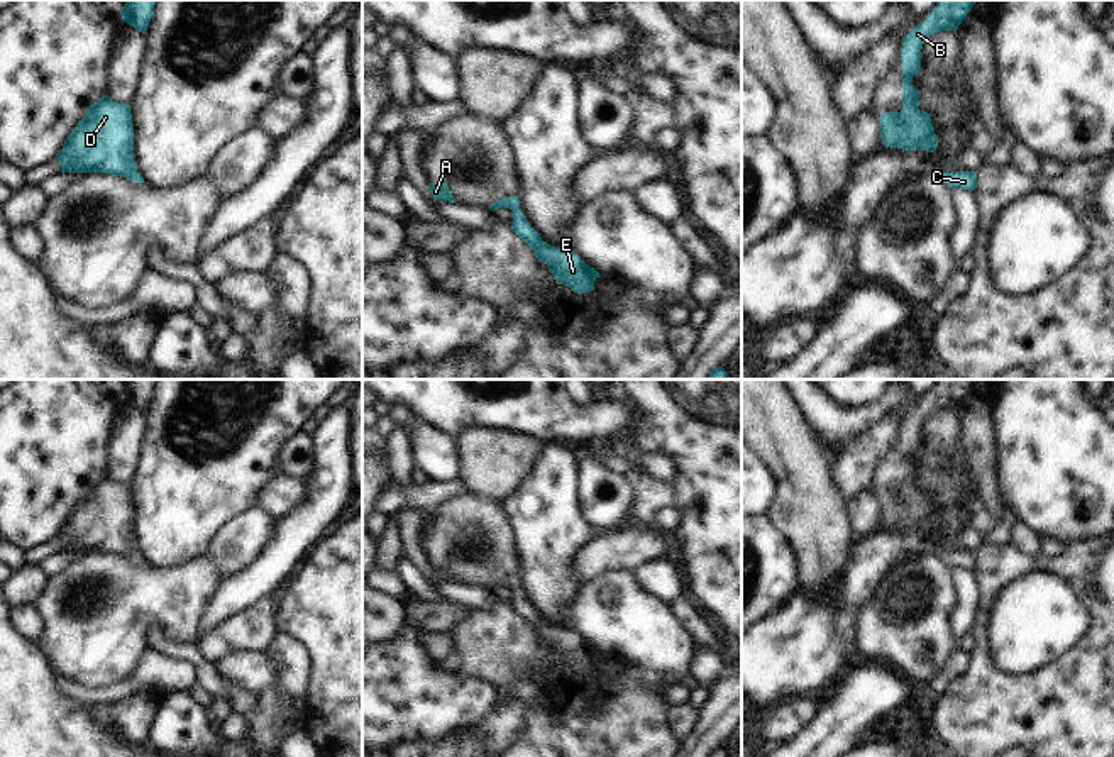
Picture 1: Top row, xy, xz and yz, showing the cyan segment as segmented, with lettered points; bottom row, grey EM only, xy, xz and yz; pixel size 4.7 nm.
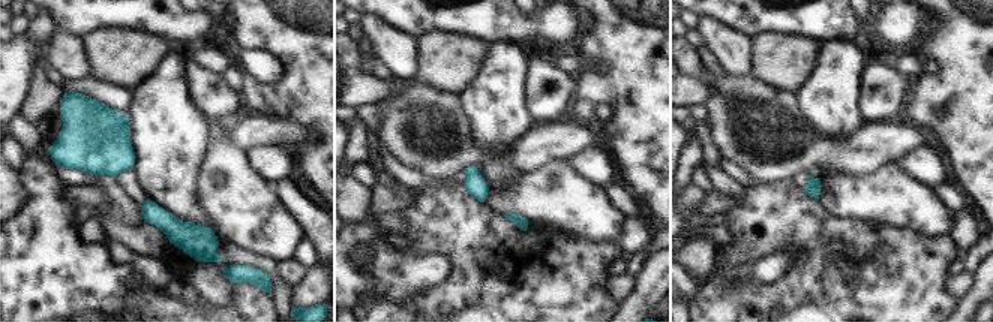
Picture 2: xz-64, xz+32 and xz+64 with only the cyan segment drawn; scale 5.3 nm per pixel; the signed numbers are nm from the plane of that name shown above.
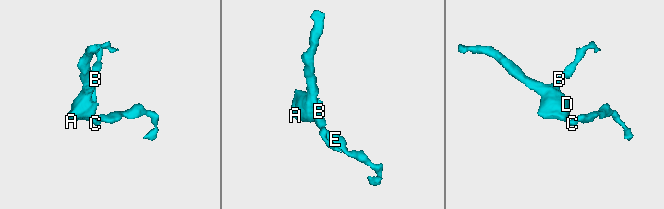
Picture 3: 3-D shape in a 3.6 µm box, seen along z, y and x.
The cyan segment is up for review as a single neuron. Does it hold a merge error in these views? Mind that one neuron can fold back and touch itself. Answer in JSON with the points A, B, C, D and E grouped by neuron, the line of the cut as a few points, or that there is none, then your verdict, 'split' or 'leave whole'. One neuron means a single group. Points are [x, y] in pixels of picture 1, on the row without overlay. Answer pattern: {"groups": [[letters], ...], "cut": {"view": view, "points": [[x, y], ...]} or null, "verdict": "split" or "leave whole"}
{"groups": [["A", "B", "C", "D", "E"]], "cut": null, "verdict": "leave whole"}

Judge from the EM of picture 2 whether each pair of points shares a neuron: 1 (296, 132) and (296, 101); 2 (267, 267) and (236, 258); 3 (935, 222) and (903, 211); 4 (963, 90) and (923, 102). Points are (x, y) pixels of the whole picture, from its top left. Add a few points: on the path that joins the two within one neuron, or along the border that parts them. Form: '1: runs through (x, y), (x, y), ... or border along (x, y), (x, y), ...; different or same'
1: border along (261, 113), (275, 113), (294, 119), (318, 131); different
2: runs through (260, 262), (243, 258); same
3: runs through (927, 216), (923, 211), (911, 211); same
4: runs through (953, 90), (933, 92); same

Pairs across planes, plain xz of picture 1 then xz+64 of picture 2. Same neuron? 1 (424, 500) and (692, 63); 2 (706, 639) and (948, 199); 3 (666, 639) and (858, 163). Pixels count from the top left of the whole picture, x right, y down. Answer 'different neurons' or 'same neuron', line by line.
1: different neurons
2: same neuron
3: different neurons

